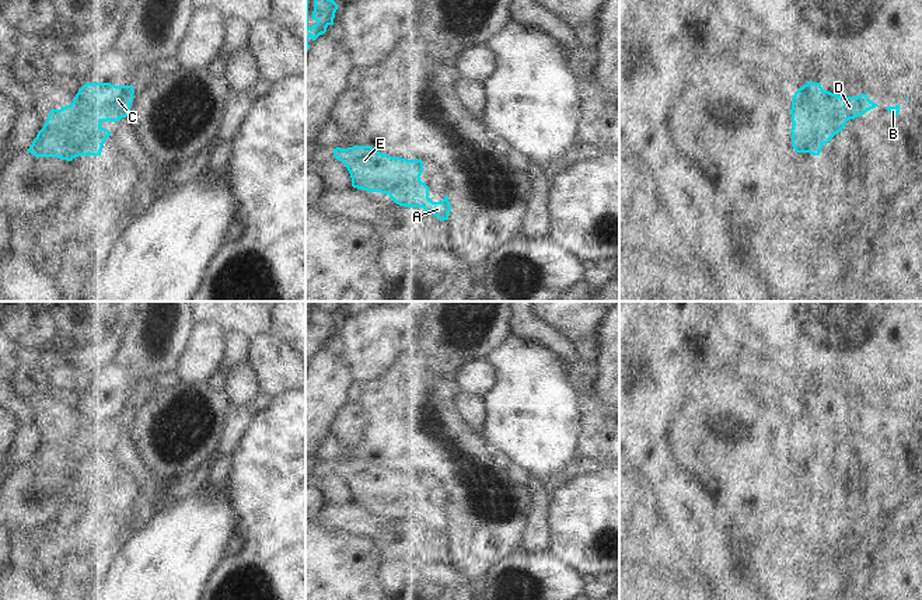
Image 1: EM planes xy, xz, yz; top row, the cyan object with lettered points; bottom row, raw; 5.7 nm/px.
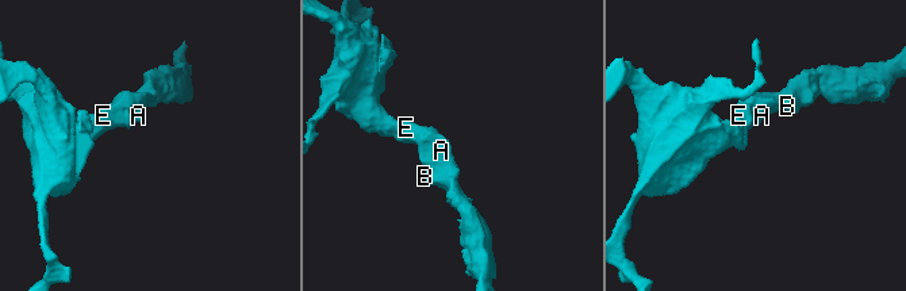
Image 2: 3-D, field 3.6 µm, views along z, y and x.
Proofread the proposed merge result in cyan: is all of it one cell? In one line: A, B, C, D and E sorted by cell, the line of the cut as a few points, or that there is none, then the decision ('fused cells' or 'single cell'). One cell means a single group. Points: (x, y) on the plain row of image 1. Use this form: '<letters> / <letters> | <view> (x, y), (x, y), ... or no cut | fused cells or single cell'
A B C D E | no cut | single cell

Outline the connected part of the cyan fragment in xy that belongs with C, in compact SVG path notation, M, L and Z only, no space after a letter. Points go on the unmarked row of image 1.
M85 397L70 419L50 423L43 442L27 464L35 471L71 475L78 470L101 470L111 446L102 436L130 430L133 400Z

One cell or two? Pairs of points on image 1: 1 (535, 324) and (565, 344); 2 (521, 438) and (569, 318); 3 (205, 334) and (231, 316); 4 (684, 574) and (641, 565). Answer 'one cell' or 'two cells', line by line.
1: one cell
2: two cells
3: two cells
4: one cell

